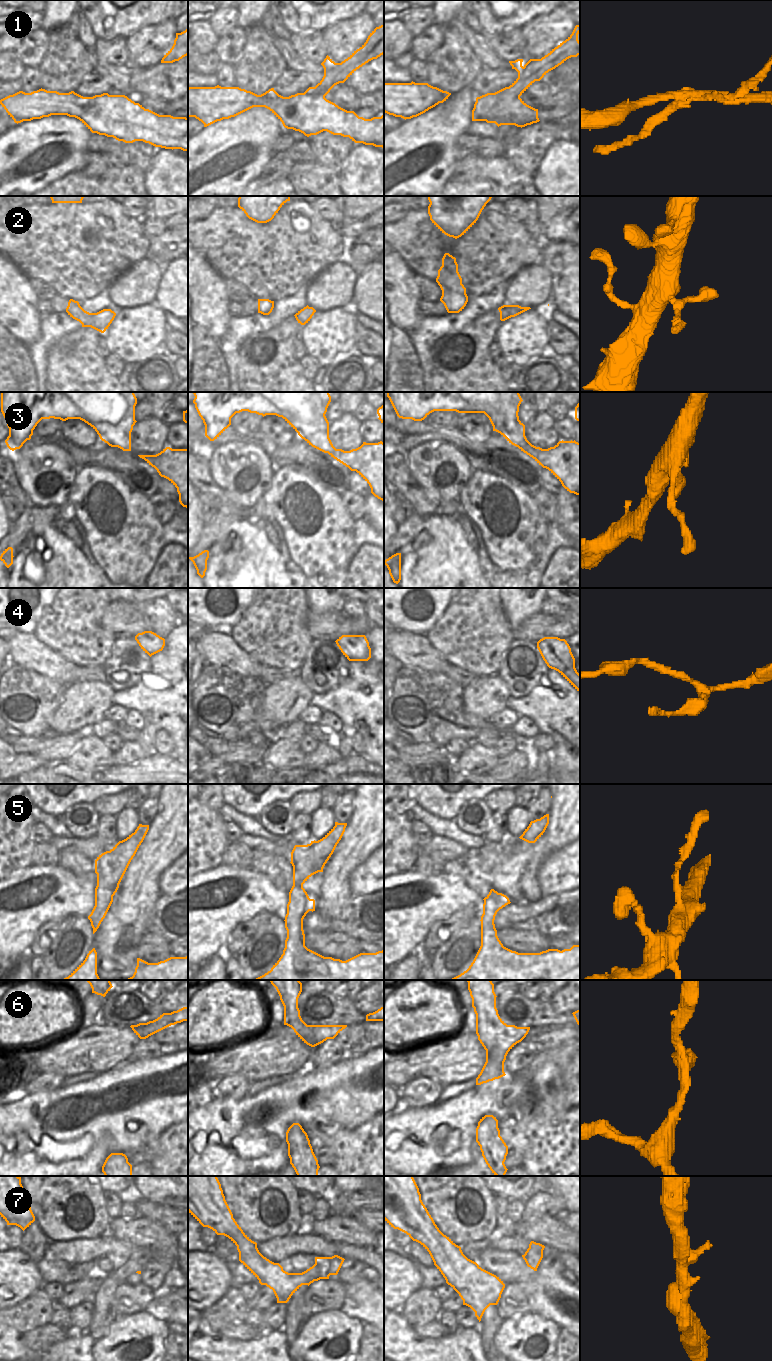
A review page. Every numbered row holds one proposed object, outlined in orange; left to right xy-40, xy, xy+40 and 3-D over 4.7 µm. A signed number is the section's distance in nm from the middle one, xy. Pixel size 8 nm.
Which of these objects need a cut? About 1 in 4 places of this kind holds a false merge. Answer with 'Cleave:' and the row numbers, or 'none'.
Cleave: 1

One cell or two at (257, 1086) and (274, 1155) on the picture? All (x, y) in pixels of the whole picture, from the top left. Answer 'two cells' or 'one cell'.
two cells

